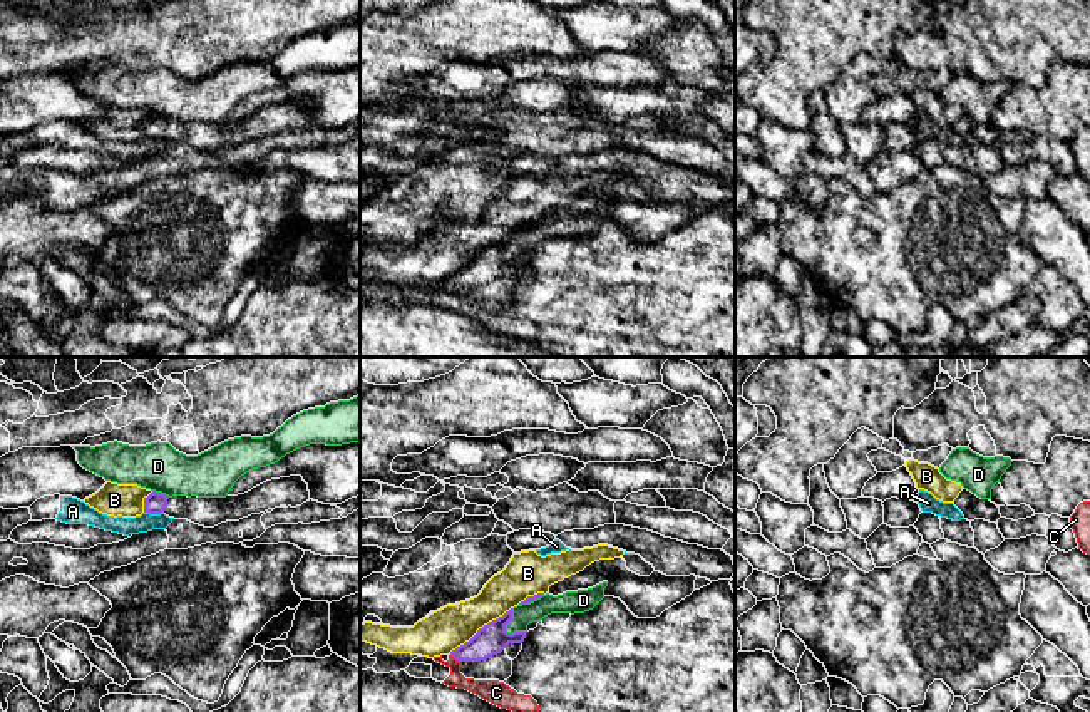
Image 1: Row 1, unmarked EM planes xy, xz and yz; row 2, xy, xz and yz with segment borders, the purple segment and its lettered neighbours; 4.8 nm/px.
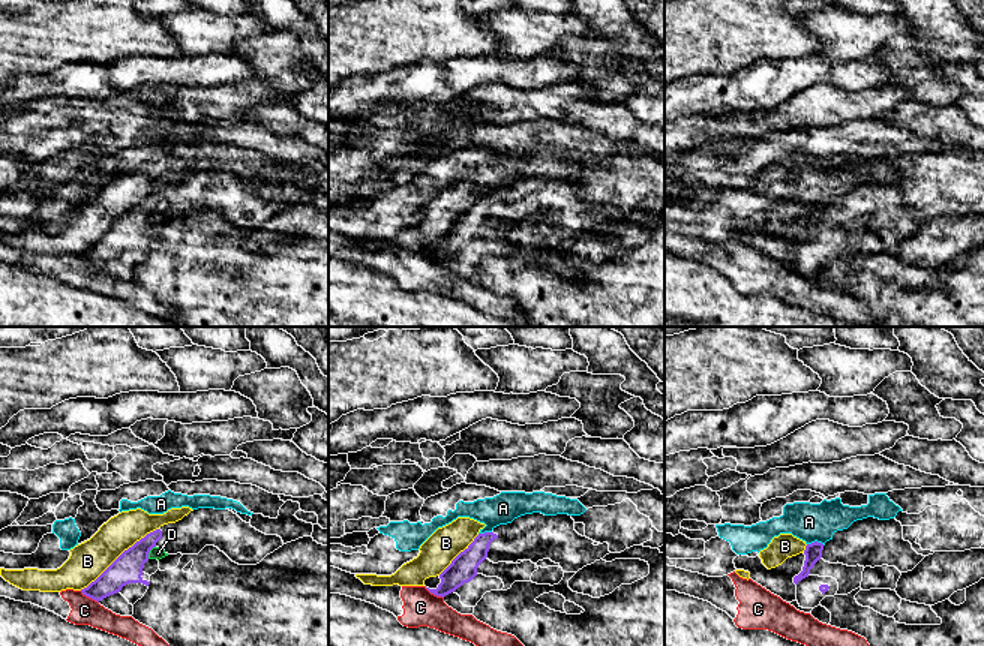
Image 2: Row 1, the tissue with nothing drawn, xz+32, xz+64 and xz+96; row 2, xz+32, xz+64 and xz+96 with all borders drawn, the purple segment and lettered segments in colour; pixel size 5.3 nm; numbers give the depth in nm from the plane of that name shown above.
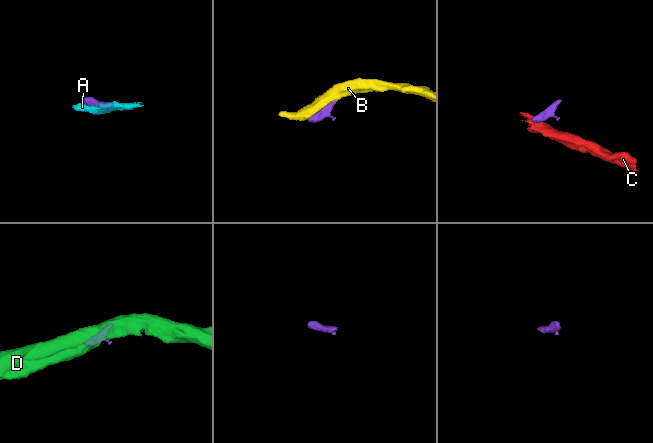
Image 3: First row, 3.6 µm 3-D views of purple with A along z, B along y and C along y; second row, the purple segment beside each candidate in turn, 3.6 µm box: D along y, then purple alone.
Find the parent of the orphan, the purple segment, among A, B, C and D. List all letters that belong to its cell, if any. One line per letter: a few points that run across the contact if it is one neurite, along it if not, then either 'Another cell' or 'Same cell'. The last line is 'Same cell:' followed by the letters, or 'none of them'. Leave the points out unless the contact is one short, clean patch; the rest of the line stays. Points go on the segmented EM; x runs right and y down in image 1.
A: Line: xy (144, 511), (163, 513). Another cell
B: Another cell
C: Line: xz (451, 654), (459, 662). Another cell
D: Line: xz (511, 608), (506, 630), (524, 632). Another cell
Same cell: none of them

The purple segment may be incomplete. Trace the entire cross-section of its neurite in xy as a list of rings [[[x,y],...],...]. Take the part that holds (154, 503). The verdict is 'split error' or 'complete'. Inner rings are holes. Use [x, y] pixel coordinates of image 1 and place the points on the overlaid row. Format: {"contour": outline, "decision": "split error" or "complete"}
{"contour": [[[301,476],[266,481],[251,491],[226,498],[166,496],[152,491],[144,498],[144,513],[164,513],[174,519],[188,519],[204,528],[226,521],[239,521],[280,506],[301,506],[310,501],[308,484]]], "decision": "split error"}

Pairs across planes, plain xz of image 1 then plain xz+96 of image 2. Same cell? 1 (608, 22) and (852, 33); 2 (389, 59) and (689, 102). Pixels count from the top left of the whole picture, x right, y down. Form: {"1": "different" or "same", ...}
{"1": "same", "2": "different"}

